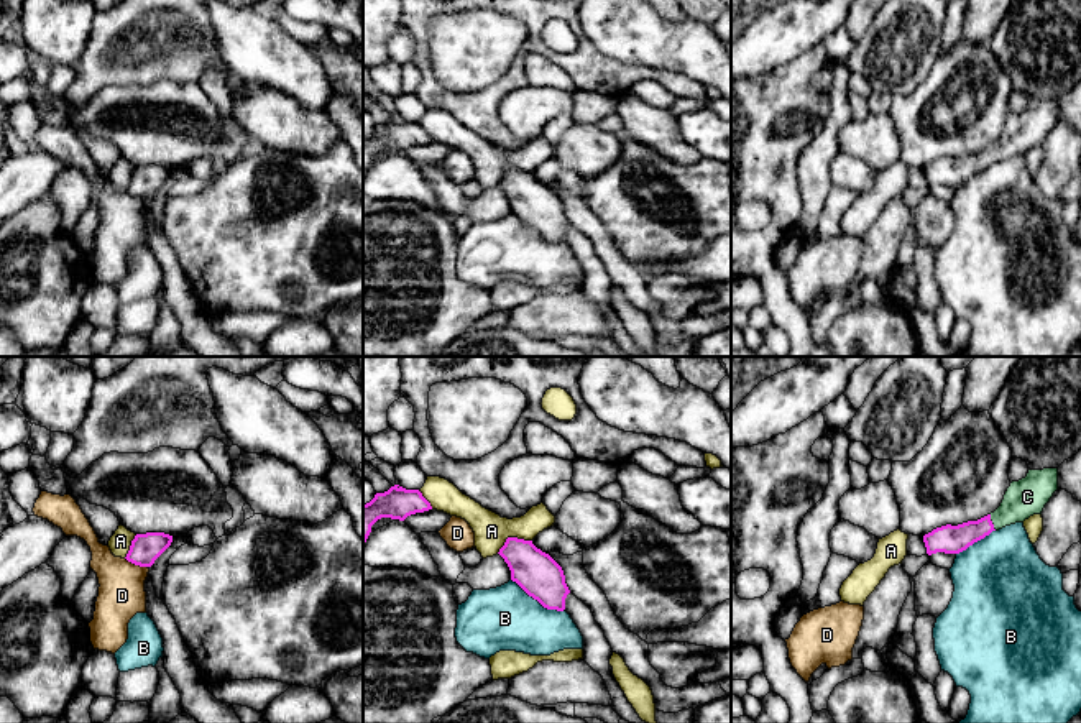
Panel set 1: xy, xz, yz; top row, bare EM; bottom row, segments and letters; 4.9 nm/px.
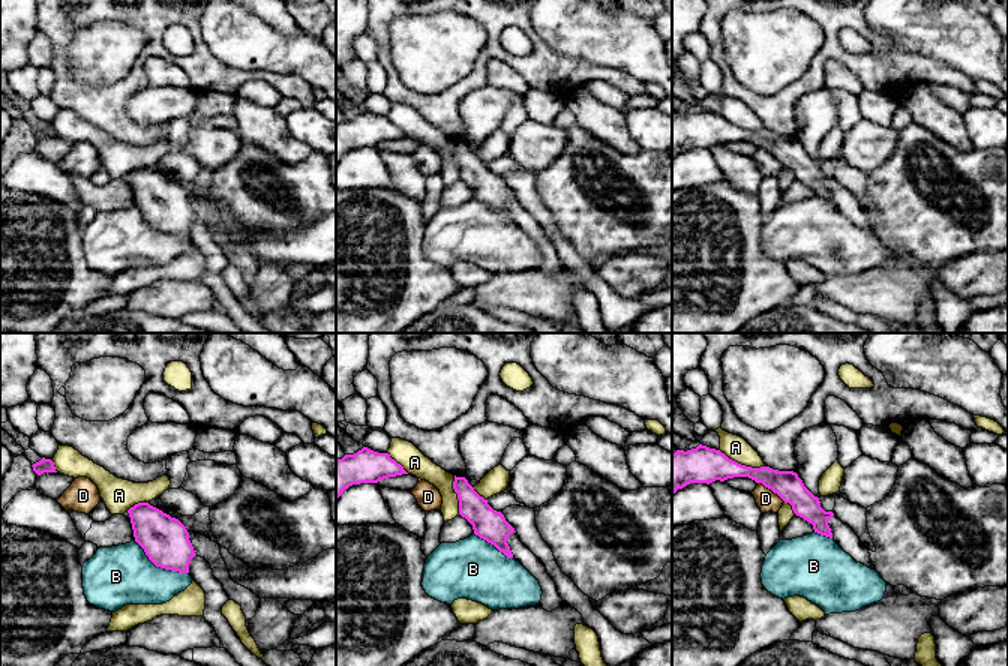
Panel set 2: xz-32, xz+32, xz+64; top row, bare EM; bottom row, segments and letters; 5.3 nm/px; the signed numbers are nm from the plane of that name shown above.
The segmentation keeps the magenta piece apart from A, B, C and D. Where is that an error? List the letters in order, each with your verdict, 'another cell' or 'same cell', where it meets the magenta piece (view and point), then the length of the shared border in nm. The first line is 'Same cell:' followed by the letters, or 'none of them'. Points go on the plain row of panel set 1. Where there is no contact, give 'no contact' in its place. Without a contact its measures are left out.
Same cell: C
A: another cell; meets magenta in xz at (511, 170); contact 190 nm long
B: another cell; meets magenta in xz at (538, 232); contact 300 nm long
C: same cell; meets magenta in yz at (991, 155); contact 90 nm long
D: another cell; meets magenta in xy at (137, 196); contact 120 nm long

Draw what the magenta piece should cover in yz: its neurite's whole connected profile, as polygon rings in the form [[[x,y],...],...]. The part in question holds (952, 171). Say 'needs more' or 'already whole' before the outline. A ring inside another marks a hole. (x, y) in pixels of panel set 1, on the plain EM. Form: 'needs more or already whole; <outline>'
needs more; [[[1058,100],[1028,102],[1025,110],[1010,115],[994,145],[958,158],[946,156],[925,166],[927,186],[959,186],[992,163],[1024,154],[1033,146],[1042,146],[1056,122]]]

